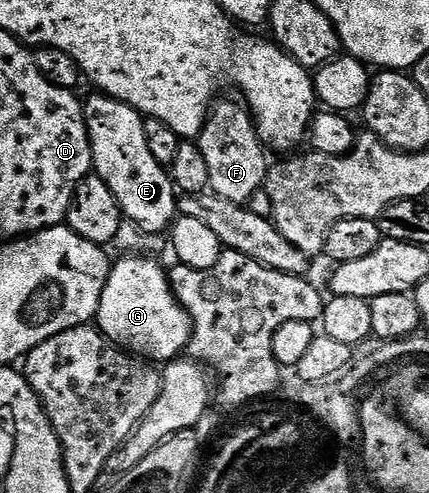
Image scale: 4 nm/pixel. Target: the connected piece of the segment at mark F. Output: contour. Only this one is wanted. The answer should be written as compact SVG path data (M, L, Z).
M230 100L215 103L196 143L208 166L209 191L220 198L228 198L228 202L246 206L257 192L263 191L268 171L268 149L258 137L249 107L239 104Z

